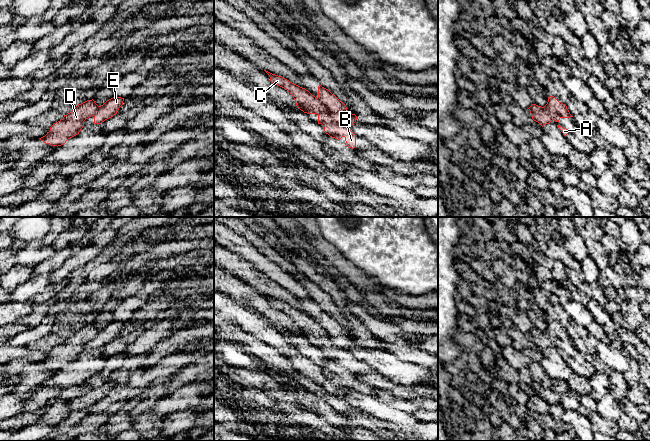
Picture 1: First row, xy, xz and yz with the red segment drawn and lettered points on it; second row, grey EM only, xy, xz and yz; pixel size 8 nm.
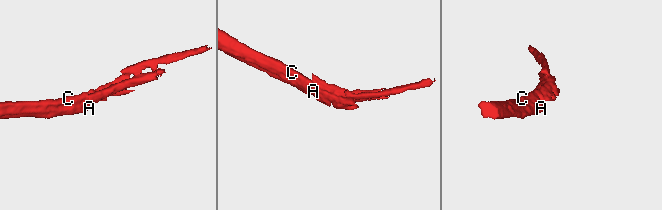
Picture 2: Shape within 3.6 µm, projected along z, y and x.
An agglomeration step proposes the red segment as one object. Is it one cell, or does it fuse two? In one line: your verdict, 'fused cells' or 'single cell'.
fused cells

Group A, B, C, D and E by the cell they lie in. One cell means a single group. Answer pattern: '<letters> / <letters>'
A B C D / E

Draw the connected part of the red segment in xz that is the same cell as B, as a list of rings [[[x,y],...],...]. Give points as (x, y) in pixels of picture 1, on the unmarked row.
[[[264,295],[269,299],[271,307],[284,312],[293,320],[297,332],[304,337],[318,339],[318,348],[323,349],[326,358],[337,364],[344,361],[345,369],[348,372],[354,373],[356,371],[356,359],[347,349],[336,344],[318,322],[305,312],[290,306],[282,300]]]

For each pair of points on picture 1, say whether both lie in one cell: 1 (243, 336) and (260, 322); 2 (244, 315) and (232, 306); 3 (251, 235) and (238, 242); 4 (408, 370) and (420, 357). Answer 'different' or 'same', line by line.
1: different
2: same
3: different
4: different

